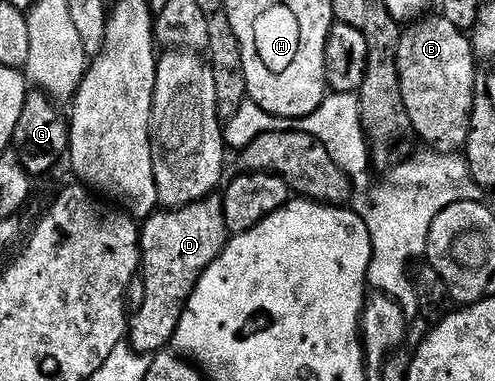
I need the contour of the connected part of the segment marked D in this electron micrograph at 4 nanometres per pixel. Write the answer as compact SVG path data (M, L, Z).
M210 194L184 207L159 209L144 218L139 232L139 258L143 304L133 319L143 327L132 326L129 343L140 353L159 353L170 344L175 327L181 321L189 297L205 269L227 246L229 232L226 227L223 200Z

